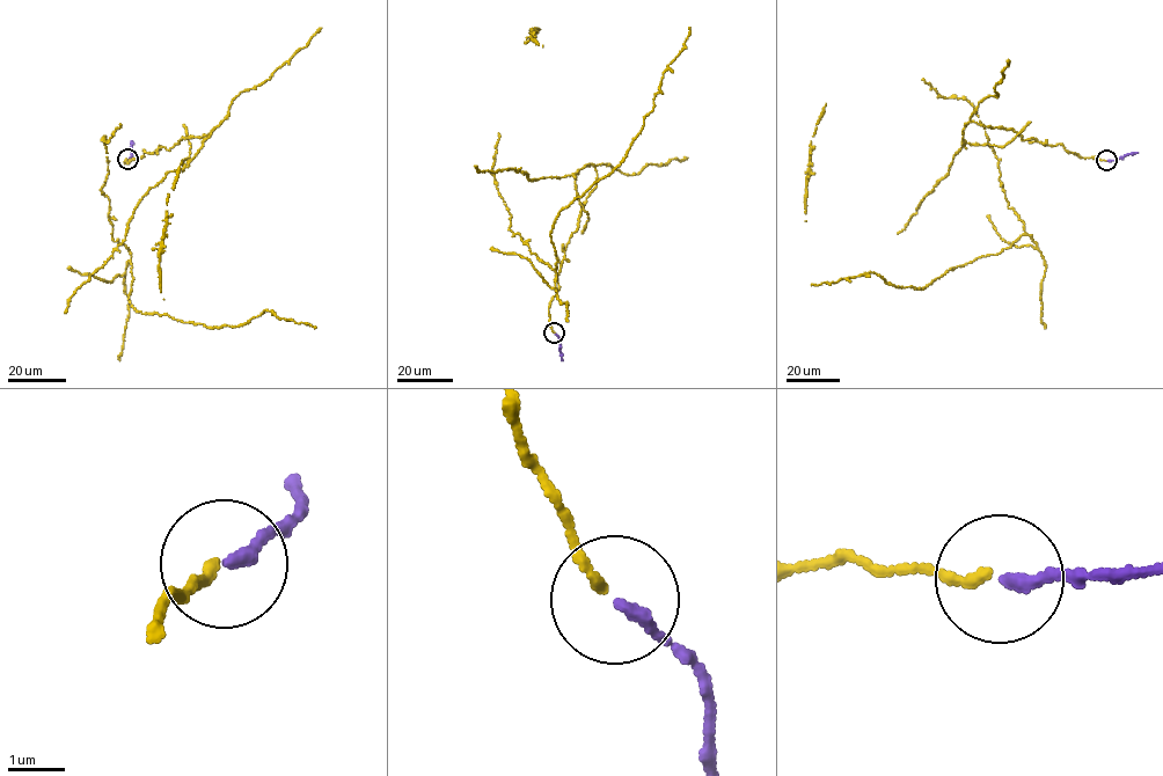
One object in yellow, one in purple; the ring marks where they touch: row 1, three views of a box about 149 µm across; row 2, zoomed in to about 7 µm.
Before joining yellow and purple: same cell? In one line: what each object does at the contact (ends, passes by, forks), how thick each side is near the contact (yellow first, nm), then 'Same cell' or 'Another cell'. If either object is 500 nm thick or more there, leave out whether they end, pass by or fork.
At the ring yellow ends. At the ring purple ends. Thickness 170 nm (yellow) against 220 nm. Same cell

